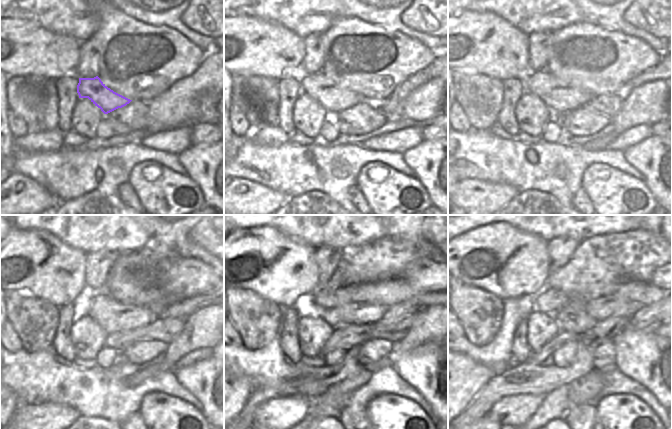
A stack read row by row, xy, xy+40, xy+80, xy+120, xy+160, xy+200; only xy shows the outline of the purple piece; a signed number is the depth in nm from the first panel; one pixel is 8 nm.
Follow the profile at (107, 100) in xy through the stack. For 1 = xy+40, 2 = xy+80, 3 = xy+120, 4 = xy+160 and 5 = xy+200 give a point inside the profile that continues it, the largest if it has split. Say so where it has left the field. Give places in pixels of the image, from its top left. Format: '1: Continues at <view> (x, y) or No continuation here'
1: Continues at xy+40 (334, 99)
2: Continues at xy+80 (560, 97)
3: Continues at xy+120 (113, 316)
4: Continues at xy+160 (359, 304)
5: Continues at xy+200 (627, 298).

